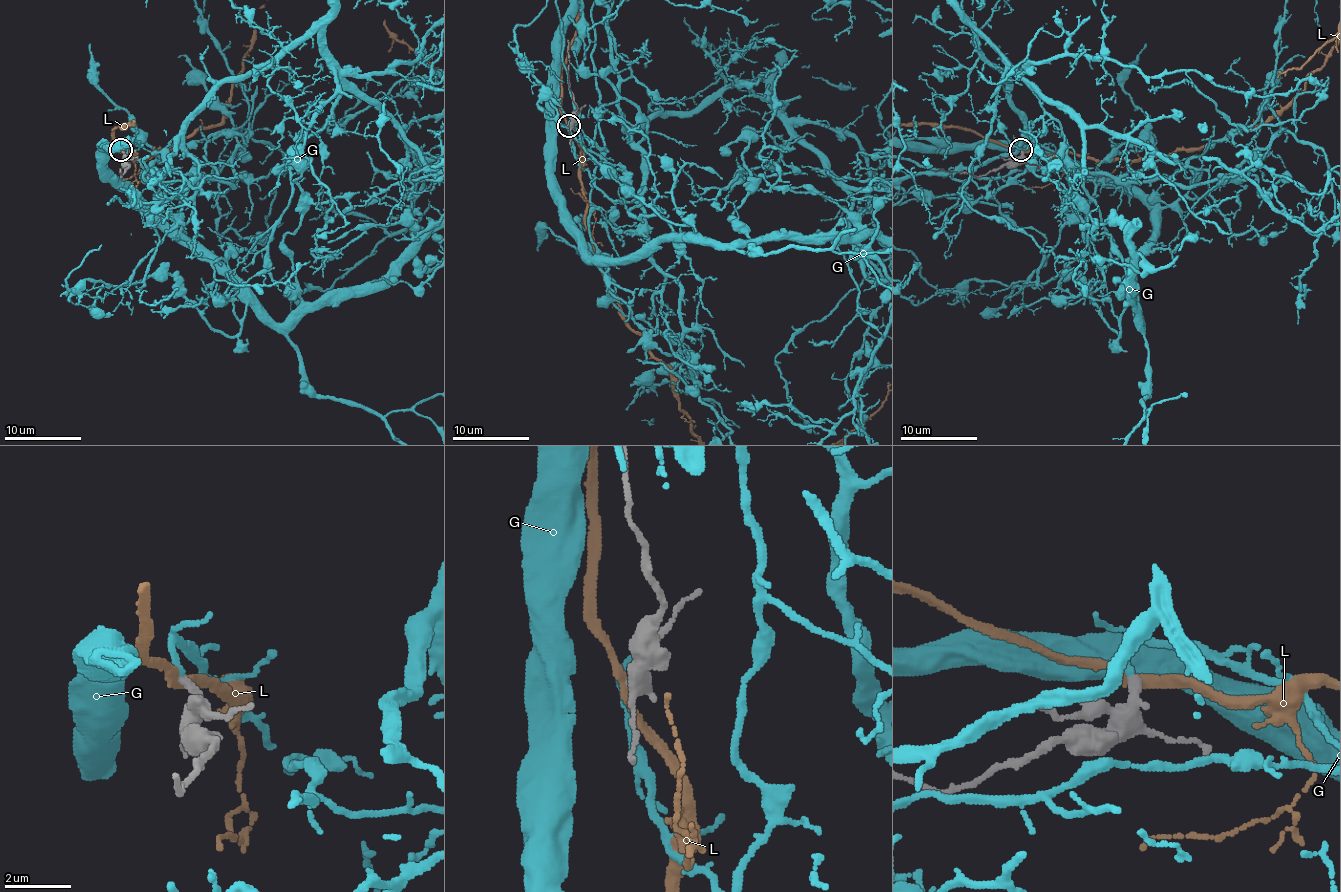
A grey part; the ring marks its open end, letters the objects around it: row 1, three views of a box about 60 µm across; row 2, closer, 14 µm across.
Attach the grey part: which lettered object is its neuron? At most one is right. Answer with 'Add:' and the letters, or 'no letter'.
Add: G

